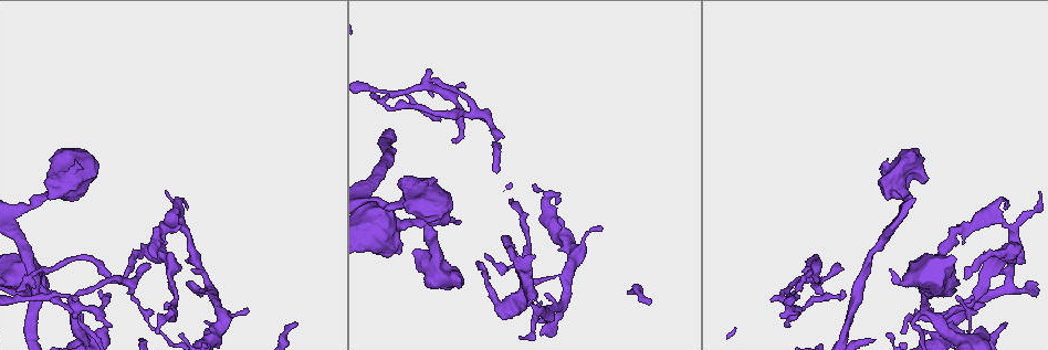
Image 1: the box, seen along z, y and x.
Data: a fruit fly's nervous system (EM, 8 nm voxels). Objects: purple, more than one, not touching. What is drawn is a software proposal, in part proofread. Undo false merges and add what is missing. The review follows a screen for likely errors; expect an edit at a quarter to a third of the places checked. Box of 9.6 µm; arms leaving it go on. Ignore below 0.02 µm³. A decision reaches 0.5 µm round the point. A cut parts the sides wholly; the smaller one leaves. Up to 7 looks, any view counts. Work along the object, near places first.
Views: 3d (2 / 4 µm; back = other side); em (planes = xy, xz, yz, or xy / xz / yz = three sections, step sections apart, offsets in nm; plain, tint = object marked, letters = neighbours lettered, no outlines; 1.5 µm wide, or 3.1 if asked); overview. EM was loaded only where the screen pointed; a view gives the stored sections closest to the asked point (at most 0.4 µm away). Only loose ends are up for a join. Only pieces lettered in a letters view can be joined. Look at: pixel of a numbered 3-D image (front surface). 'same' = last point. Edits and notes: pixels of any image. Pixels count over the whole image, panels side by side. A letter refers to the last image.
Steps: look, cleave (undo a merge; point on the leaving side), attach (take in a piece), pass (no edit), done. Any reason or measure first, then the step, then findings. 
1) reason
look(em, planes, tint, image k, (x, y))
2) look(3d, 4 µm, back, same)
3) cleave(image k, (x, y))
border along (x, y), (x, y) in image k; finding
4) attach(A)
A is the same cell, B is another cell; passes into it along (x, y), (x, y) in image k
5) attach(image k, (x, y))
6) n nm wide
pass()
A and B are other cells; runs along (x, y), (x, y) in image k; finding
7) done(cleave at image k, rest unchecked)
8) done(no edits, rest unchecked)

look(3d, 2 µm, image 1, (503, 138))

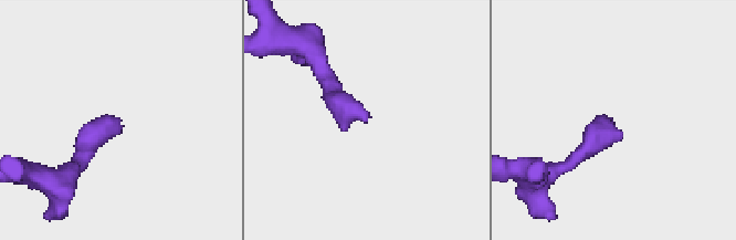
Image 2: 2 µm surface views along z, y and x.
look(em, planes, tint, image 2, (118, 120))

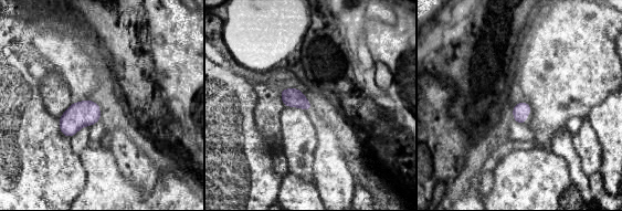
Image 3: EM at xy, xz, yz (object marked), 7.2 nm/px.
look(em, planes, letters, same)

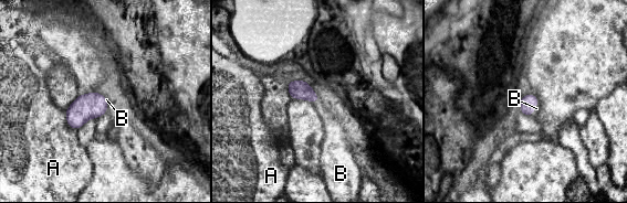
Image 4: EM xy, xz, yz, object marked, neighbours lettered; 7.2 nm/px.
attach(B)
B is the same cell, A is another cell; passes into it along (299, 89), (316, 102), (334, 130) in image 4; the neuron continues

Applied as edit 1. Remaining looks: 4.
redraw
look(overview)

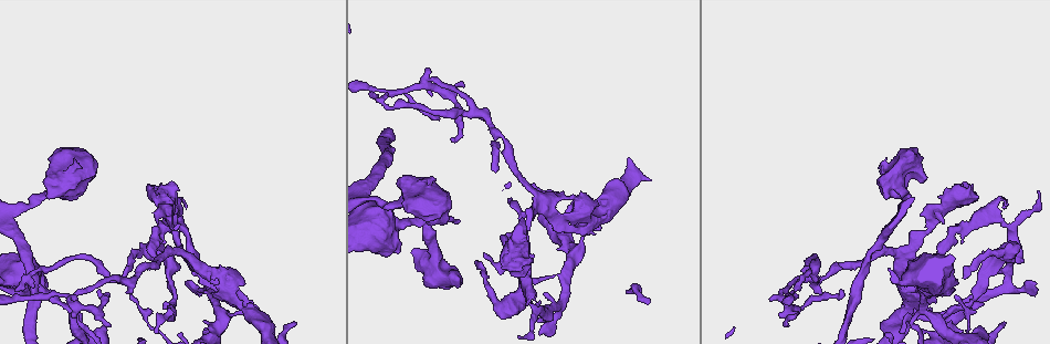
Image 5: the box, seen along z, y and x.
look(3d, 2 µm, image 5, (66, 308))

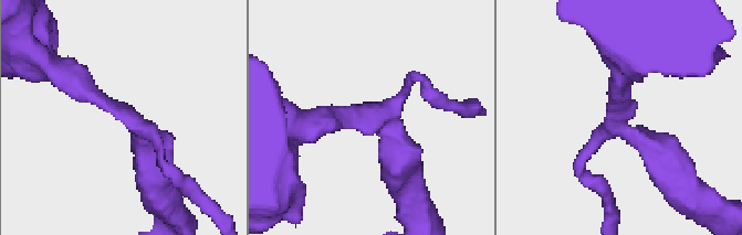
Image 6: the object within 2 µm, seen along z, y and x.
3 arms
look(em, planes, letters, image 6, (625, 115))

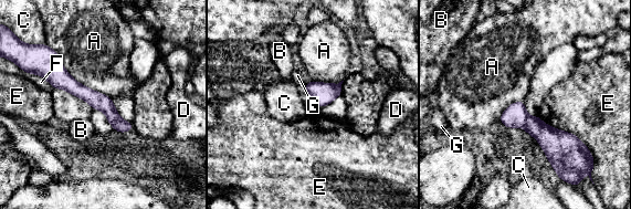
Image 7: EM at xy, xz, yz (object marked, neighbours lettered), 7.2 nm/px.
120 nm wide
cleave(image 7, (553, 140))
A, B, C, D, E, F and G are other cells; border along (528, 116), (523, 126) in image 7; two neurons meet here

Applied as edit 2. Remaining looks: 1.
long arm stops here
look(em, planes, letters, image 5, (369, 94))

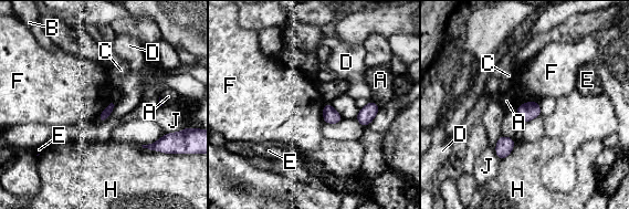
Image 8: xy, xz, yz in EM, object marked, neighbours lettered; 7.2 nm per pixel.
pass()
A, B, C, D, E, F, H and J are other cells; none of them fits

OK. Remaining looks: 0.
done(attach at image 4, cleave at image 7, rest unchecked)

